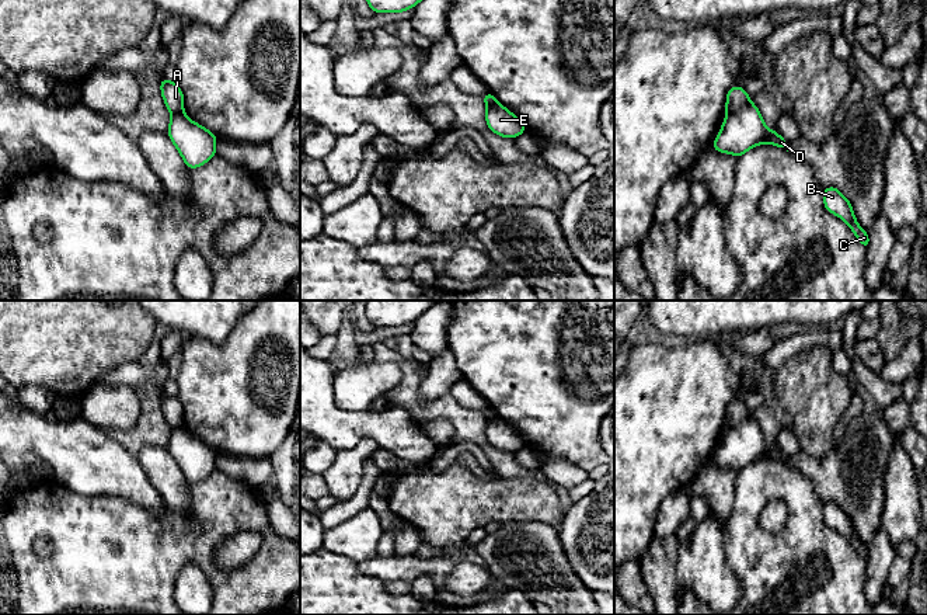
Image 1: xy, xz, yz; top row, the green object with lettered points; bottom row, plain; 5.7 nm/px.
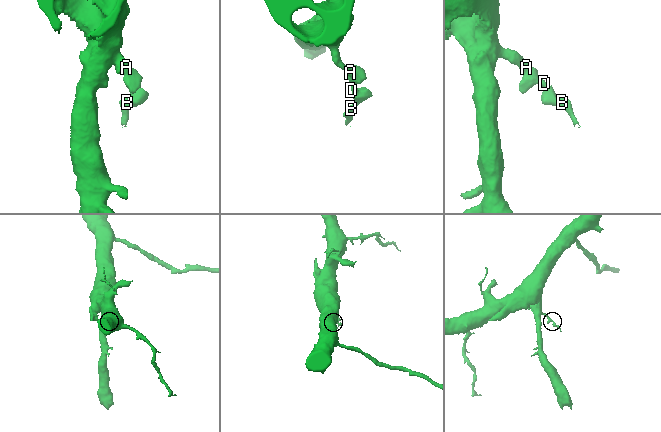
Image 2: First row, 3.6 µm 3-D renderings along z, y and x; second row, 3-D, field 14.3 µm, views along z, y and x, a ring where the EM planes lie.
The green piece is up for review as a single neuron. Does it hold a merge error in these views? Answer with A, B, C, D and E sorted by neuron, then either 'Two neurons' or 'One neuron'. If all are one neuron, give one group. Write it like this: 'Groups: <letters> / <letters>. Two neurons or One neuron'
Groups: A / B C D E. Two neurons

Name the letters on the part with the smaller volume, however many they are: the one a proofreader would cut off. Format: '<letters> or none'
B, C, D, E

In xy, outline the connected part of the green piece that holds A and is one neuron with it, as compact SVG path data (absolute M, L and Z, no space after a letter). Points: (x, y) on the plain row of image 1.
M161 393L160 397L163 414L171 427L171 431L184 427L184 409L178 397Z

